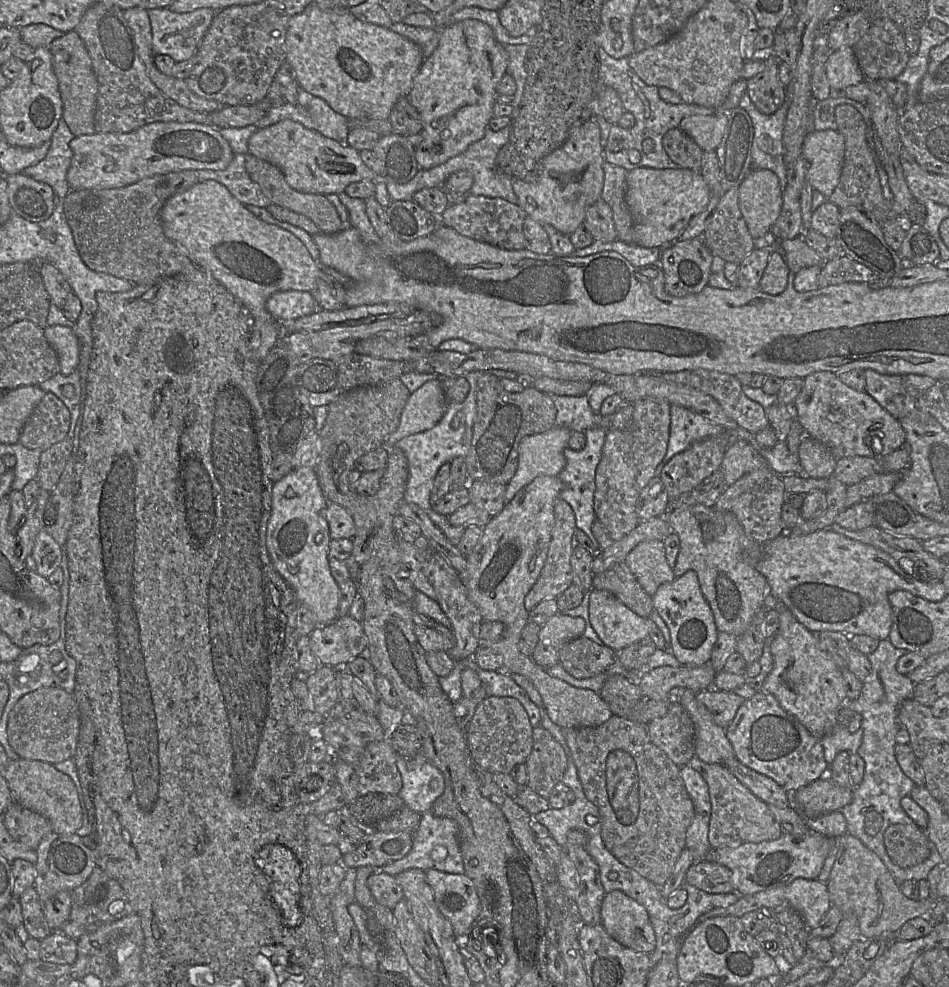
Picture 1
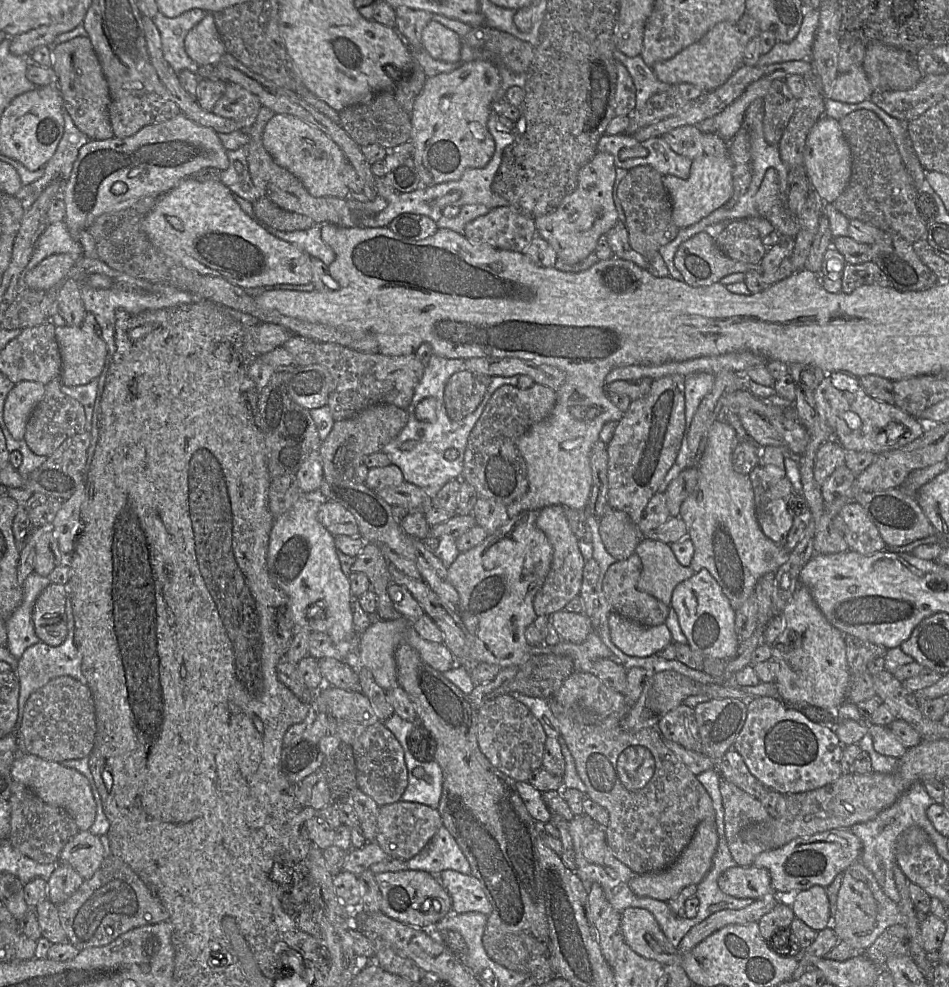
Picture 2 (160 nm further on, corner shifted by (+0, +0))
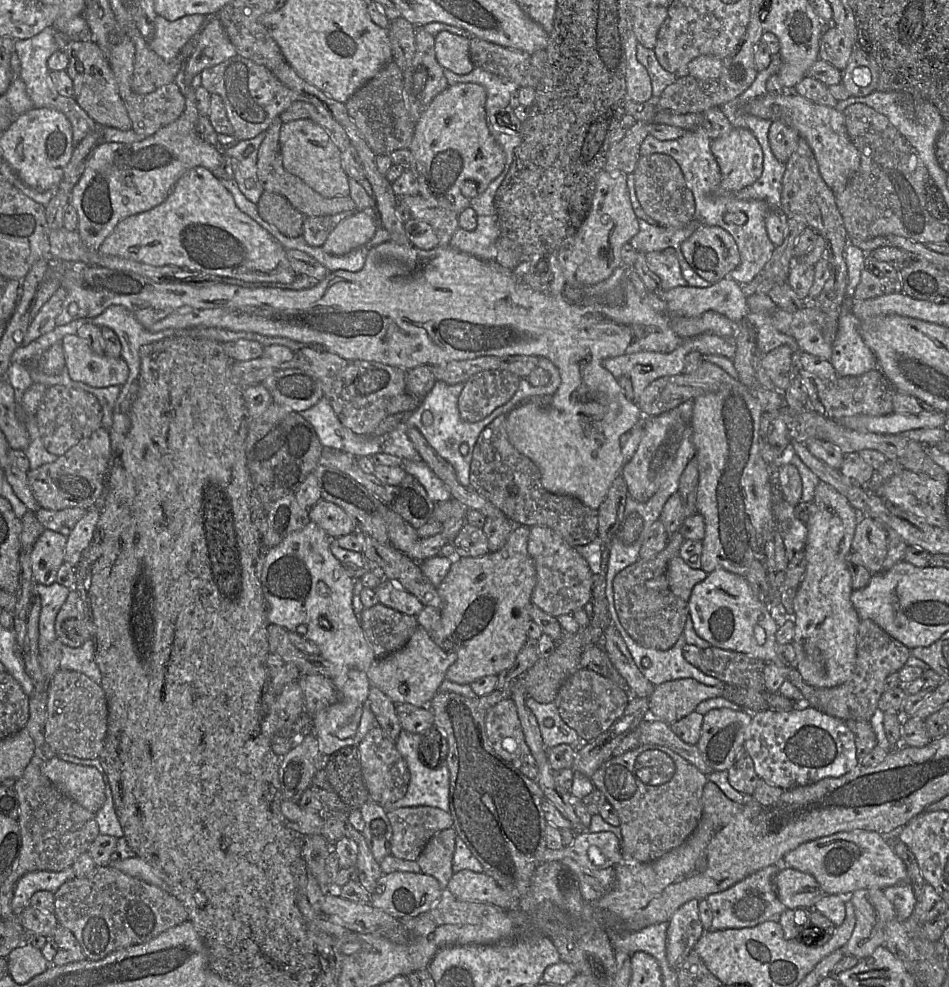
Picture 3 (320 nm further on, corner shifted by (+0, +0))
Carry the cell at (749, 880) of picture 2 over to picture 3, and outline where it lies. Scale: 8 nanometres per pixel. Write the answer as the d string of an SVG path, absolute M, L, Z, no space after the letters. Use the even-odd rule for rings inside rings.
M782 869L774 883L777 896L787 909L813 908L825 895L813 876L796 869Z

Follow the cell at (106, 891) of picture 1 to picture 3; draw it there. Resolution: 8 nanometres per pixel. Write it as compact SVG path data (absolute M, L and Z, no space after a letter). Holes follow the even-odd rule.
M111 865L97 867L83 878L68 880L55 892L54 914L69 929L88 960L99 961L121 948L146 943L163 932L189 920L182 903L165 890L129 876Z

